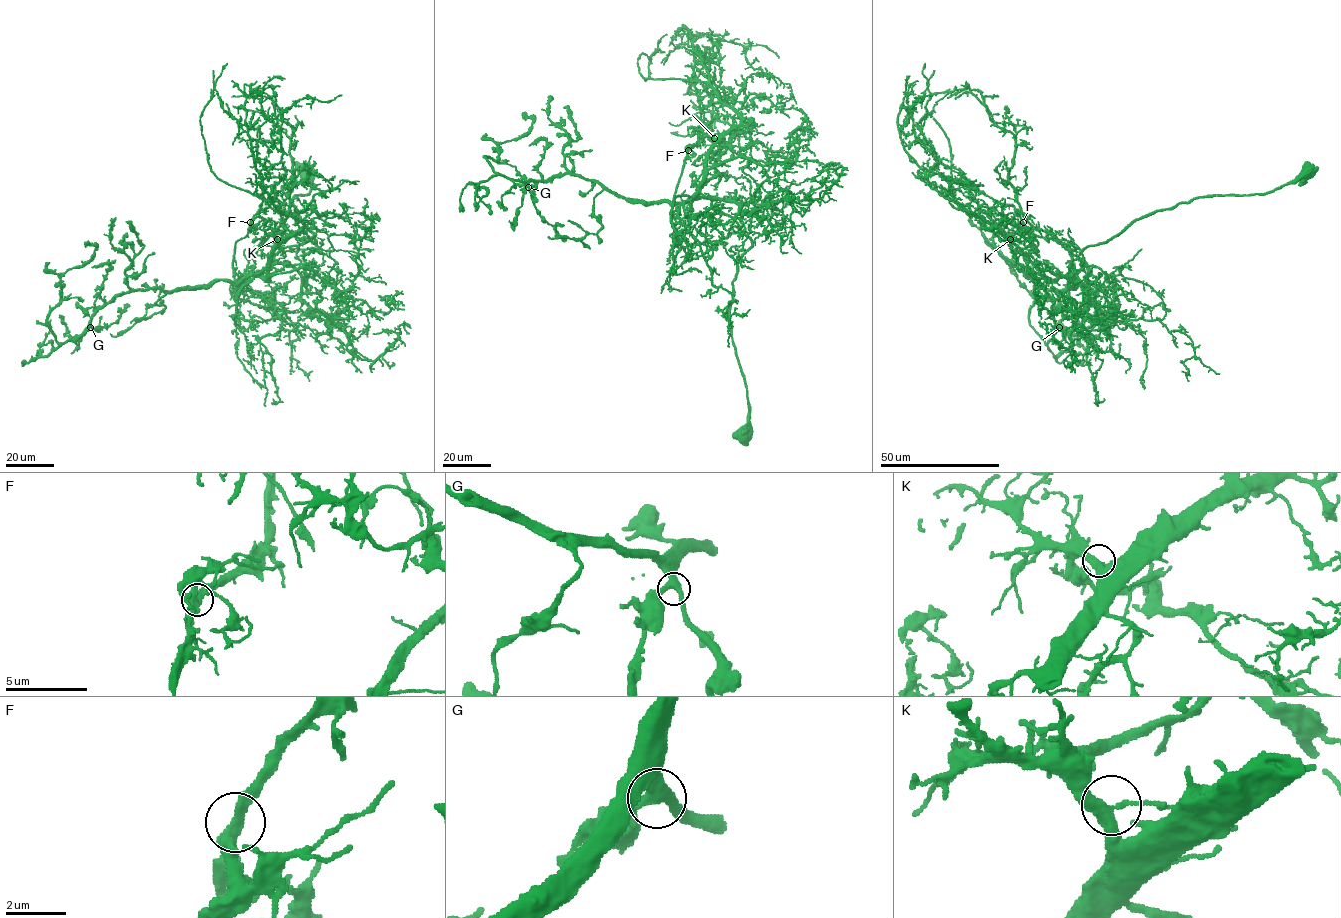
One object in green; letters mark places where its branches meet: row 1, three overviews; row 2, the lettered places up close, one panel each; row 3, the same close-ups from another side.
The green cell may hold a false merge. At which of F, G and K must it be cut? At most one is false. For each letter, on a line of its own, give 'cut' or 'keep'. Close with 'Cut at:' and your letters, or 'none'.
F: keep
G: keep
K: keep
Cut at: none

